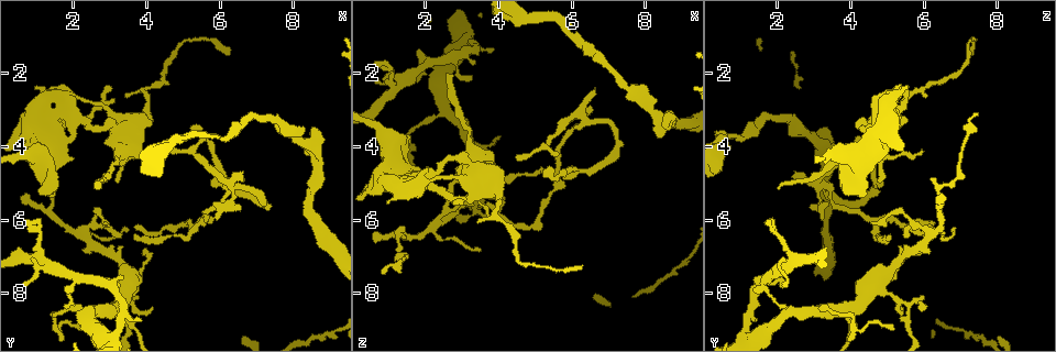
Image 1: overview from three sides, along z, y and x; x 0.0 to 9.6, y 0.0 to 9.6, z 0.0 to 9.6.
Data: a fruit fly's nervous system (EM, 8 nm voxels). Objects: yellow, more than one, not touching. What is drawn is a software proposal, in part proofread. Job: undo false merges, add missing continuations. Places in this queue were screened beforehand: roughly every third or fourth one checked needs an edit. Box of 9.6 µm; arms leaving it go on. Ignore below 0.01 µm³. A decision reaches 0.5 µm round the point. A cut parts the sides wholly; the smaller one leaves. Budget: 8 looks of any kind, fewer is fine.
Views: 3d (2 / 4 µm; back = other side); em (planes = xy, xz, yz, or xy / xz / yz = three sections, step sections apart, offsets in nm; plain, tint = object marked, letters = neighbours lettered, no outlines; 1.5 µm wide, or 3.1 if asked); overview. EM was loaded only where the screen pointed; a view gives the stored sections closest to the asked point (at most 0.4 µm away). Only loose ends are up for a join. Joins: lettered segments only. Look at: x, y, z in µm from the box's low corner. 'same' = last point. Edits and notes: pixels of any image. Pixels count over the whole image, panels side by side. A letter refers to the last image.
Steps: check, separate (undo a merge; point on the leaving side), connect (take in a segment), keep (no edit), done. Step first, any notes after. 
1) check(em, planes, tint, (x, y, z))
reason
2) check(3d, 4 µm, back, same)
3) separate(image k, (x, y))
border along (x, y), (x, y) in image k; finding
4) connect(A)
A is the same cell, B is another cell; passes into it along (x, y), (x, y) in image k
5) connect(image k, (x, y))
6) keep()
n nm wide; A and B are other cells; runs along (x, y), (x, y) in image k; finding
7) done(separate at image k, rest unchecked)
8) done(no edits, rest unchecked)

check(3d, 4 µm, (3.35, 3.55, 4.65))
sharp bend

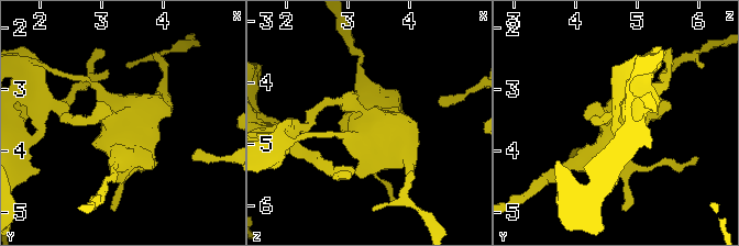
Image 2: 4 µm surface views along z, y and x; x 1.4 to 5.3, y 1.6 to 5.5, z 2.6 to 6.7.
check(em, xz, step 4, tint, (3.40, 3.55, 4.65))

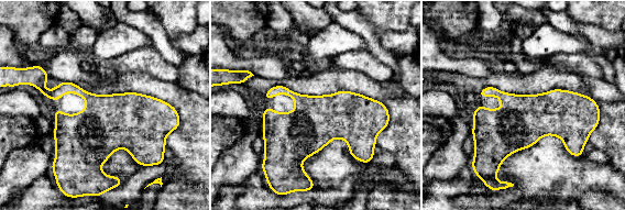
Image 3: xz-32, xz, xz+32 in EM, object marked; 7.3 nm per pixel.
check(em, xz, step 4, letters, same)
what lies round it

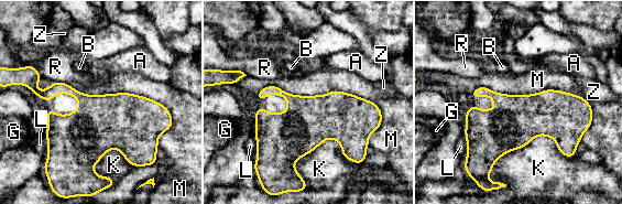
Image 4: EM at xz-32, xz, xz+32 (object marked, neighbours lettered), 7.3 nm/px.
keep()
A, B, G, K, L, M, R and Z are other cells; one neuron here

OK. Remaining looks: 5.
check(em, yz, step 4, letters, (5.10, 6.10, 6.00))

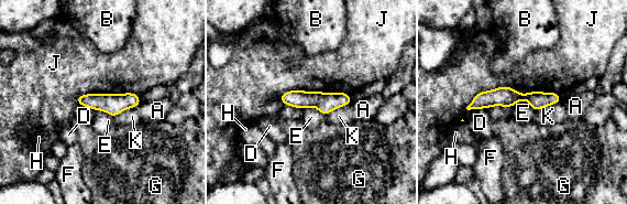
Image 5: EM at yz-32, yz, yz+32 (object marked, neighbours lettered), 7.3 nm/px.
keep()
A, B, D, E, F, G, H, J and K are other cells; runs along (558, 97), (492, 97), (472, 106) in image 5; continuous, no second neuron

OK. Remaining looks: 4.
check(em, planes, plain, (6.60, 4.75, 2.45))
an open end

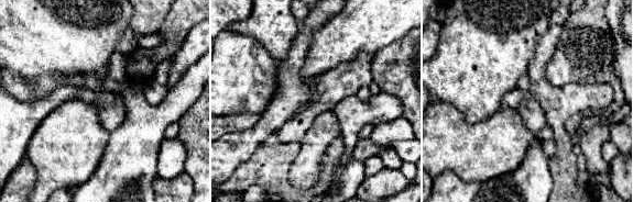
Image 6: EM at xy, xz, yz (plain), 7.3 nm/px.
check(em, planes, tint, same)
with the object marked

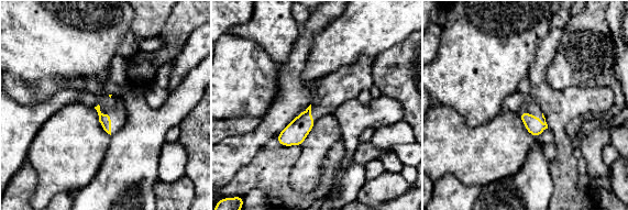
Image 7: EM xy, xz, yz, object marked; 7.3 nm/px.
check(em, planes, letters, same)

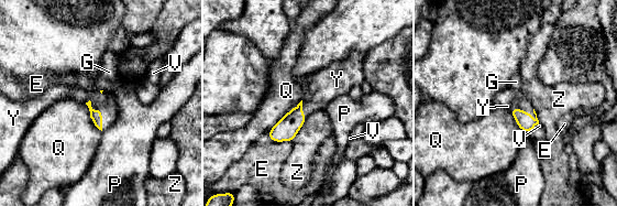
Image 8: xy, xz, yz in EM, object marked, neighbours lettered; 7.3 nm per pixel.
connect(Y)
Y is the same cell, E, G, P, Q, V and Z are other cells; passes into it along (96, 116), (101, 111), (107, 100) in image 8; it goes on there

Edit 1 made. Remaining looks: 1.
done(connect at image 8, rest unchecked)

